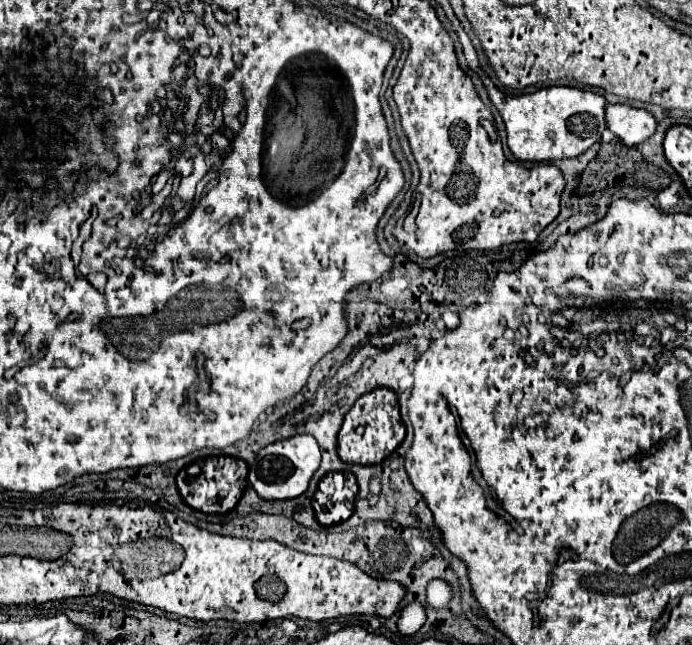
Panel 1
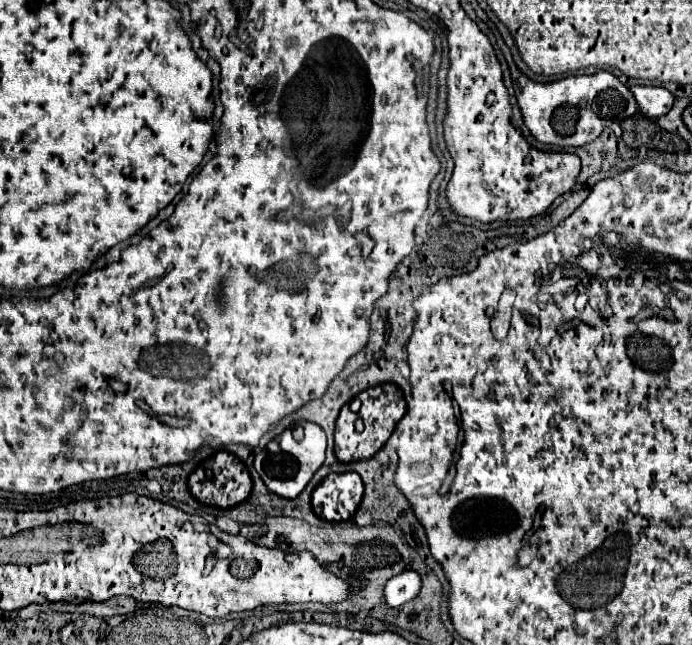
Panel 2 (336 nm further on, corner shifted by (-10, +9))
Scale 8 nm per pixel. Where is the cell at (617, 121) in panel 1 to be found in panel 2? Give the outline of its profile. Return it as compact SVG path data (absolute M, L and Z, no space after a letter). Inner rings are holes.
M631 86L631 92L637 98L639 110L651 118L659 118L667 114L675 100L673 94L661 86Z

